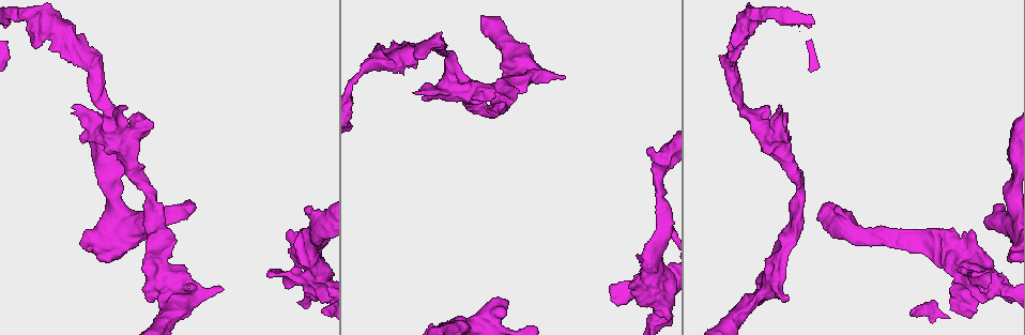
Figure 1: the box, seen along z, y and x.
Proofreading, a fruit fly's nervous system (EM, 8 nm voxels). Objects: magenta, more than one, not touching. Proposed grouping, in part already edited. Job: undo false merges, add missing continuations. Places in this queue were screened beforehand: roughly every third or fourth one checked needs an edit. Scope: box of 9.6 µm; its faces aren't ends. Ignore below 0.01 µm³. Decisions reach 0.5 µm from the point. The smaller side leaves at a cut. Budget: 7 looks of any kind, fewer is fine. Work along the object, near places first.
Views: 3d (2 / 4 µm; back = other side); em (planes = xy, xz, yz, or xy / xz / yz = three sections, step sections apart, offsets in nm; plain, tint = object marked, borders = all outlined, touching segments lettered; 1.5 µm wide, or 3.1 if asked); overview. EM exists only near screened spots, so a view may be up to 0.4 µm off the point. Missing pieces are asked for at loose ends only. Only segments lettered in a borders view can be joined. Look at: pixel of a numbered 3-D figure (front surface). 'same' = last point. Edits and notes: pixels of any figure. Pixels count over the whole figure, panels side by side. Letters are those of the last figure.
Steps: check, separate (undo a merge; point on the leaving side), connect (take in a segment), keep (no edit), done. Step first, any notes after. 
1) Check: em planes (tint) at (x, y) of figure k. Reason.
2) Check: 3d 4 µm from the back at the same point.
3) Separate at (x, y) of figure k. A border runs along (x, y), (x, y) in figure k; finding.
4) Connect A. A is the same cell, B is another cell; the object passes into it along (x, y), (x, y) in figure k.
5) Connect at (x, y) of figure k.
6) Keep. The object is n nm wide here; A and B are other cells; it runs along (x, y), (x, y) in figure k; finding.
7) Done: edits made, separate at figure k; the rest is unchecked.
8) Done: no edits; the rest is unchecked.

Check: em planes (borders) at (157, 297) of figure 1. Stops while still wide.

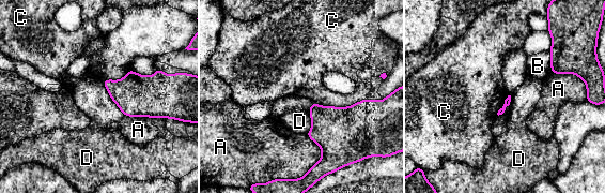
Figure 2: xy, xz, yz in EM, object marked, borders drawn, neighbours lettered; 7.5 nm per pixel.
Keep. The longest contact is with C, 340 nm; A, B, C and D are other cells; a border runs along (365, 98), (348, 106), (322, 106) in figure 2; none of them fits.

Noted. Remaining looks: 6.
Check: 3d 4 µm from the back at (988, 224) of figure 1. Thick end.

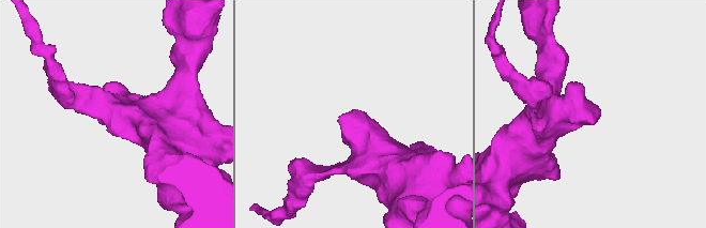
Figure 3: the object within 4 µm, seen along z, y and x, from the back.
Check: em planes (borders) at (100, 120) of figure 3.

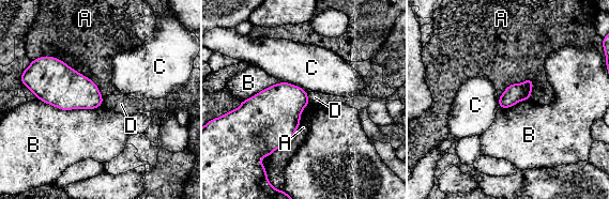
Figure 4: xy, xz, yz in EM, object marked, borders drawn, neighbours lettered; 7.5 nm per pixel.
Keep. A, B, C and D are other cells; a border runs along (306, 92), (309, 102) in figure 4; none of them fits.

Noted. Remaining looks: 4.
Check: em planes (borders) at (309, 281) of figure 1. Thick turns thin.

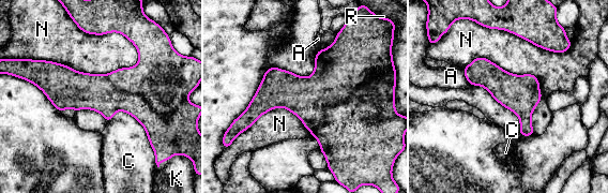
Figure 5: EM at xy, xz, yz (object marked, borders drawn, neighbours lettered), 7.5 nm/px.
Separate at (343, 67) of figure 5. The object is 280 nm wide here; the longest contact is with N, 650 nm; A, C, K, N and R are other cells; a second cell is stuck on.

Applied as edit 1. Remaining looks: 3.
Done: edits made, separate at figure 5; the rest is unchecked.

